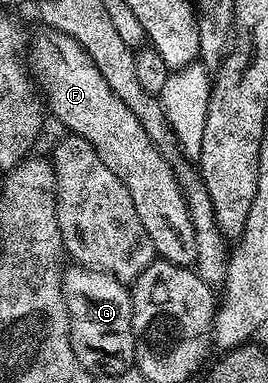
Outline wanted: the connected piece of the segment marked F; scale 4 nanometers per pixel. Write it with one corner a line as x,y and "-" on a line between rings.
41,28
29,50
27,70
43,95
48,113
53,113
72,137
87,140
87,144
99,152
99,160
123,180
127,192
131,192
131,200
135,200
139,224
143,224
147,236
151,236
154,251
166,262
192,267
195,236
173,170
155,144
151,144
147,132
143,132
143,124
135,120
131,108
107,88
107,80
103,80
99,68
95,68
95,60
91,60
71,36
52,28

